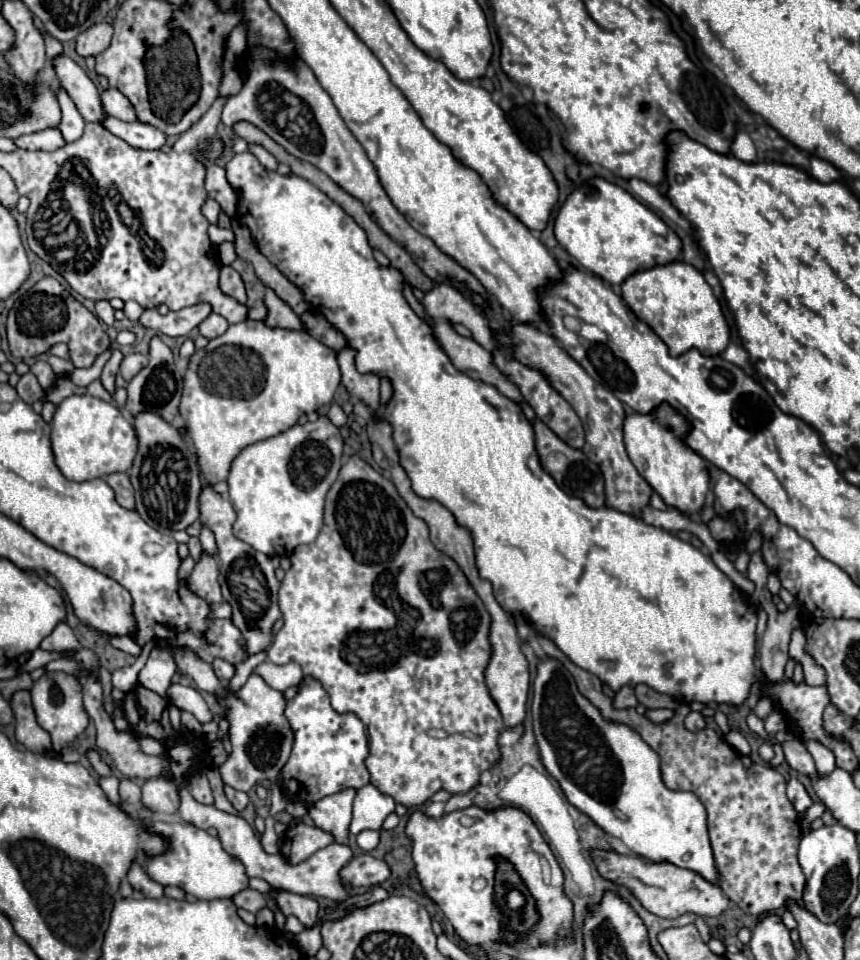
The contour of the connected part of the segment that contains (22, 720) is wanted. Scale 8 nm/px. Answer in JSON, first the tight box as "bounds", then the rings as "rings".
{"bounds":[11,689,51,753],"rings":[[[25,689],[17,691],[11,697],[11,709],[13,709],[15,721],[17,721],[17,725],[15,725],[17,741],[23,743],[33,753],[49,753],[51,751],[51,737],[35,721],[31,693]]]}

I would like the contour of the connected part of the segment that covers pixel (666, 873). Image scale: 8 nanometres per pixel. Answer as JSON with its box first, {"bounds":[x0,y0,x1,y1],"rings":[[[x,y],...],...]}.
{"bounds":[591,851,729,919],"rings":[[[591,851],[593,863],[605,879],[617,881],[633,891],[633,895],[641,901],[641,905],[653,915],[675,919],[683,913],[695,913],[701,917],[717,917],[727,909],[729,899],[723,897],[721,887],[705,881],[697,873],[689,869],[681,869],[669,863],[643,863],[639,857],[625,857],[615,851]]]}

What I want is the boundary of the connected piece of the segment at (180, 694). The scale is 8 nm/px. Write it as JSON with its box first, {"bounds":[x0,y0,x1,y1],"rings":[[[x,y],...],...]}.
{"bounds":[167,685,213,723],"rings":[[[171,685],[167,689],[167,697],[173,705],[177,705],[183,711],[191,711],[199,723],[209,723],[213,719],[207,703],[203,701],[203,697],[199,695],[197,689],[193,687],[185,687],[185,685]]]}

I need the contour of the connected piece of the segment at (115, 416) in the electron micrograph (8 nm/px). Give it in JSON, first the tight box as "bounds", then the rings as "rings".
{"bounds":[51,395,137,481],"rings":[[[71,395],[63,399],[51,421],[51,447],[55,463],[71,481],[89,481],[115,471],[127,471],[137,453],[137,435],[121,411],[93,395]]]}

